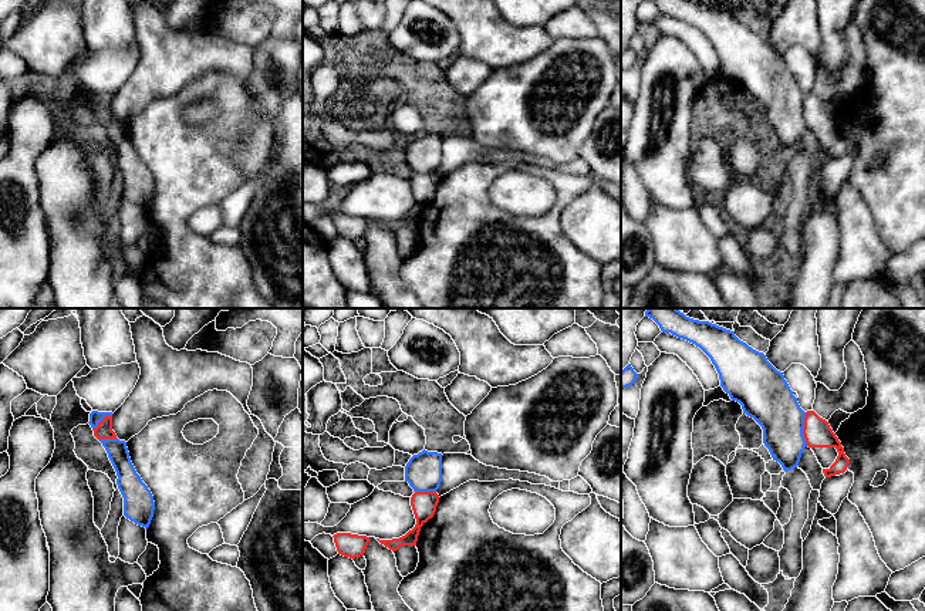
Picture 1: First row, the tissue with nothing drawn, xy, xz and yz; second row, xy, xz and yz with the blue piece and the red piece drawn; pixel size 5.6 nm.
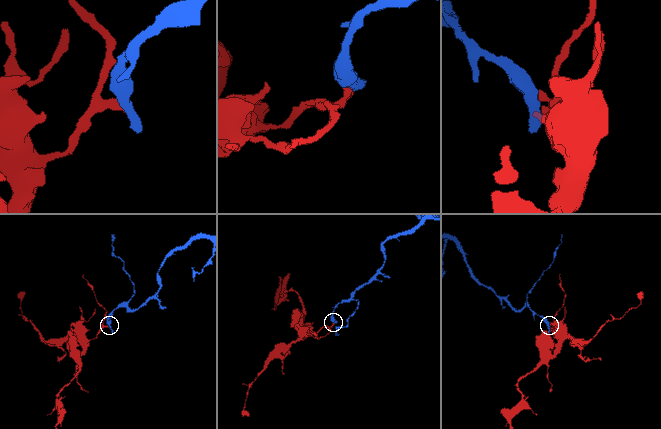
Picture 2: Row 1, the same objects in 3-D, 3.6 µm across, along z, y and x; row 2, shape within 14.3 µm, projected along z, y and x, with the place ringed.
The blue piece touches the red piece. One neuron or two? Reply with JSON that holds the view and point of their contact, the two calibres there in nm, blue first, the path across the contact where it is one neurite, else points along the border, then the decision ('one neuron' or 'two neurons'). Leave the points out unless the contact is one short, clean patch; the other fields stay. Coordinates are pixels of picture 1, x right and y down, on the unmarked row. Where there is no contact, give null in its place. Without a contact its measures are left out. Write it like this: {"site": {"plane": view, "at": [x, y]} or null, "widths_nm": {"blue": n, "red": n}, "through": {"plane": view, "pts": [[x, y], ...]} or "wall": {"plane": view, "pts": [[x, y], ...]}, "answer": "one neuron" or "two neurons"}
{"site": {"plane": "yz", "at": [802, 111]}, "widths_nm": {"blue": 280, "red": 160}, "wall": {"plane": "yz", "pts": [[804, 94], [803, 120], [807, 127]]}, "answer": "two neurons"}

